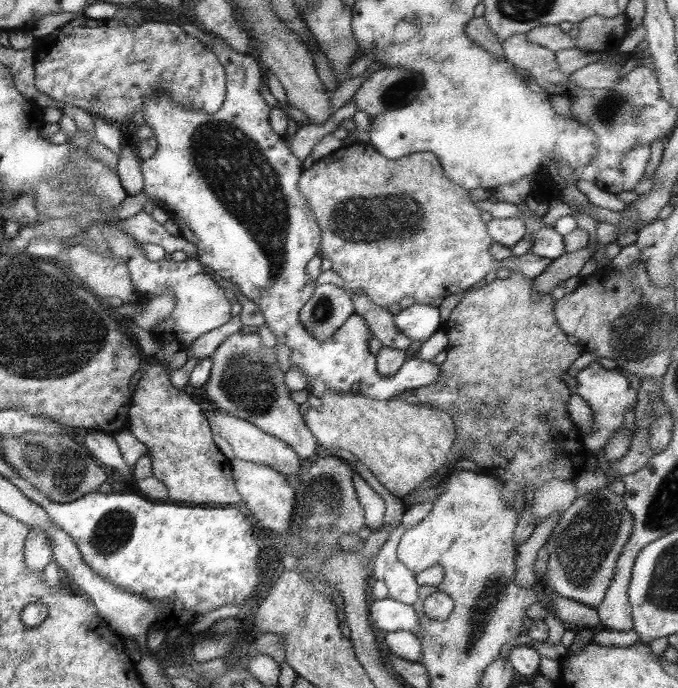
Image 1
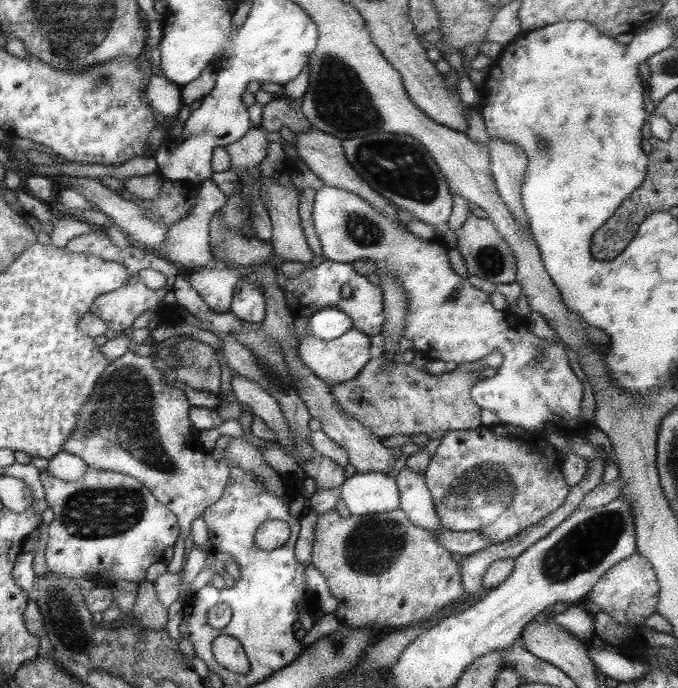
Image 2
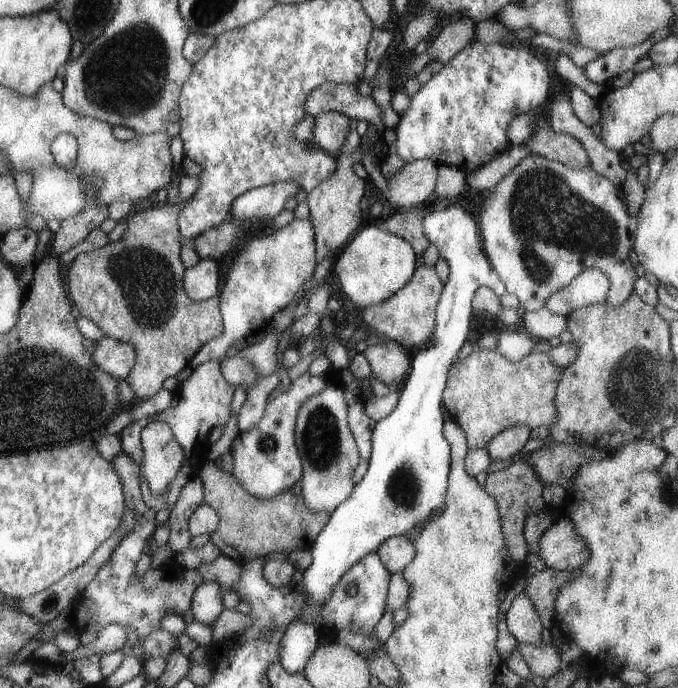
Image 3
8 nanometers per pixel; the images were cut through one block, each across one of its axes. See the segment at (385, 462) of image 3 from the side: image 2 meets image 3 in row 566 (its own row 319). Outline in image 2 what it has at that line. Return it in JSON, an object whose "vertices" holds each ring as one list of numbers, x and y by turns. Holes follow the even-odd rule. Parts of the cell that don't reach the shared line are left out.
{"vertices":[[322,308,307,322,307,331,318,340,334,340,352,329,352,319,339,308]]}

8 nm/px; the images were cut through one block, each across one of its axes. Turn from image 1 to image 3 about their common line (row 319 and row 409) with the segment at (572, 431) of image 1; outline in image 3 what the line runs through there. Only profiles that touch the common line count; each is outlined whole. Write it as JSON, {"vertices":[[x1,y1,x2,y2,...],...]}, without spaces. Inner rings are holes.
{"vertices":[[474,347,472,352,466,356,463,360,456,362,455,365,452,365,450,370,448,370,448,378,446,380,446,386,444,388,444,392,442,394,442,404,448,409,450,414,450,420,454,421,456,425,458,425,465,434,467,445,470,449,482,448,486,447,486,444,494,438,494,436,498,436,500,432,506,430,507,428,512,428,515,426,528,426,528,428,534,429,537,426,552,426,556,420,558,420,557,410,555,408,554,399,556,396,556,391,558,388,558,384,560,384,560,379,562,376,562,368,558,368,556,364,552,364,552,360,550,360,550,356,547,353,536,353,532,352,522,358,522,360,510,362,510,360,506,360,502,354,498,354,495,350,490,350,488,348,484,350,478,350,478,347]]}

